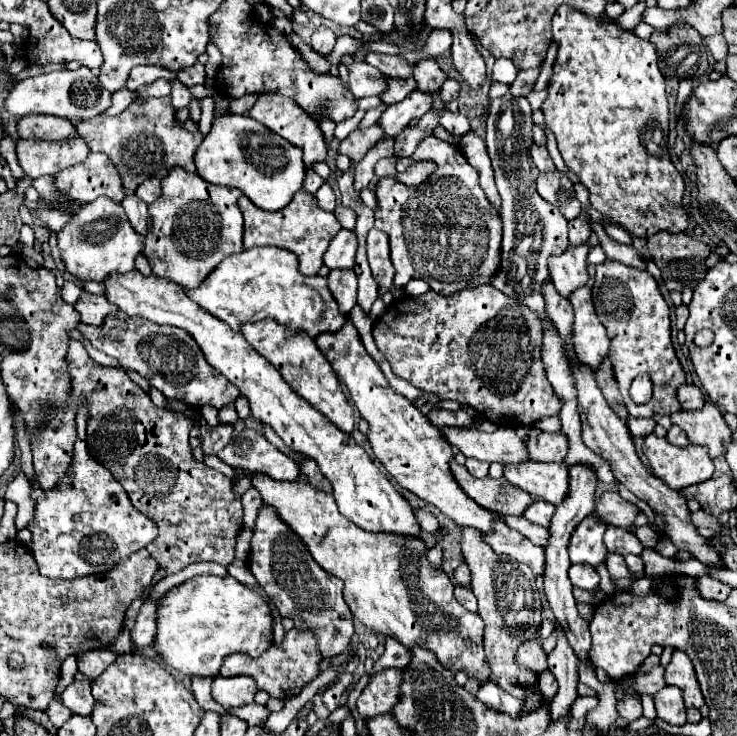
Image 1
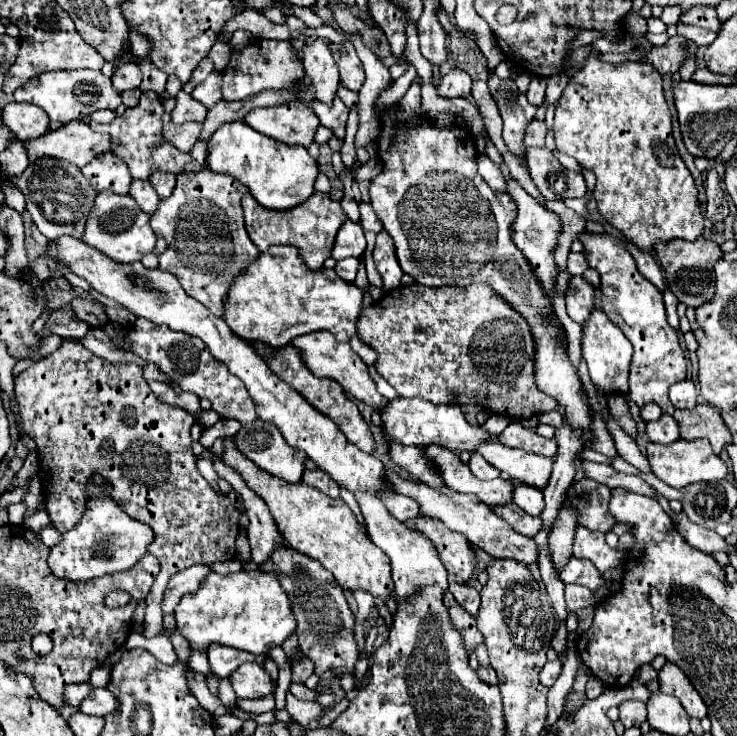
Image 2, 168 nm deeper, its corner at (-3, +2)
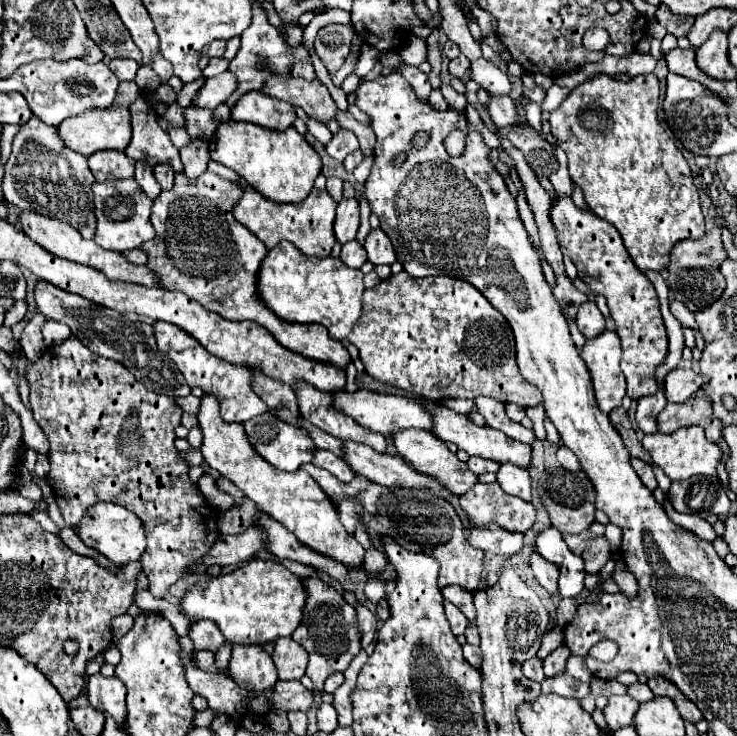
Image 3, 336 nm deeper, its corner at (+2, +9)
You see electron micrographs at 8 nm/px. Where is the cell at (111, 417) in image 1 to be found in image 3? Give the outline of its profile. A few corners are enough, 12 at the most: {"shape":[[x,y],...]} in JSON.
{"shape":[[75,335],[27,363],[67,525],[145,527],[149,591],[219,537],[183,411]]}

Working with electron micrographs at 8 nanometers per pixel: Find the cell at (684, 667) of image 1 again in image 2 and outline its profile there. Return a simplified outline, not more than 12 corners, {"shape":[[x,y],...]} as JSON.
{"shape":[[676,664],[658,672],[660,692],[680,700],[690,718],[706,716],[704,702]]}

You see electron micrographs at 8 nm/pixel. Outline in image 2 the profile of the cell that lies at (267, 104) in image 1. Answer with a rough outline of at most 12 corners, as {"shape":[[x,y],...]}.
{"shape":[[304,102],[256,108],[250,128],[288,146],[310,146],[320,124]]}

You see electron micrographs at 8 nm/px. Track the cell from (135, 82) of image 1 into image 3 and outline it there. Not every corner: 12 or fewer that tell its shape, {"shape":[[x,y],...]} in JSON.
{"shape":[[113,59],[109,67],[119,81],[133,81],[137,61]]}

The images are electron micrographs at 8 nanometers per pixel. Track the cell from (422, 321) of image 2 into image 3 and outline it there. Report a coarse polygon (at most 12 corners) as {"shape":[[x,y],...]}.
{"shape":[[471,283],[363,293],[365,371],[425,399],[543,401]]}

